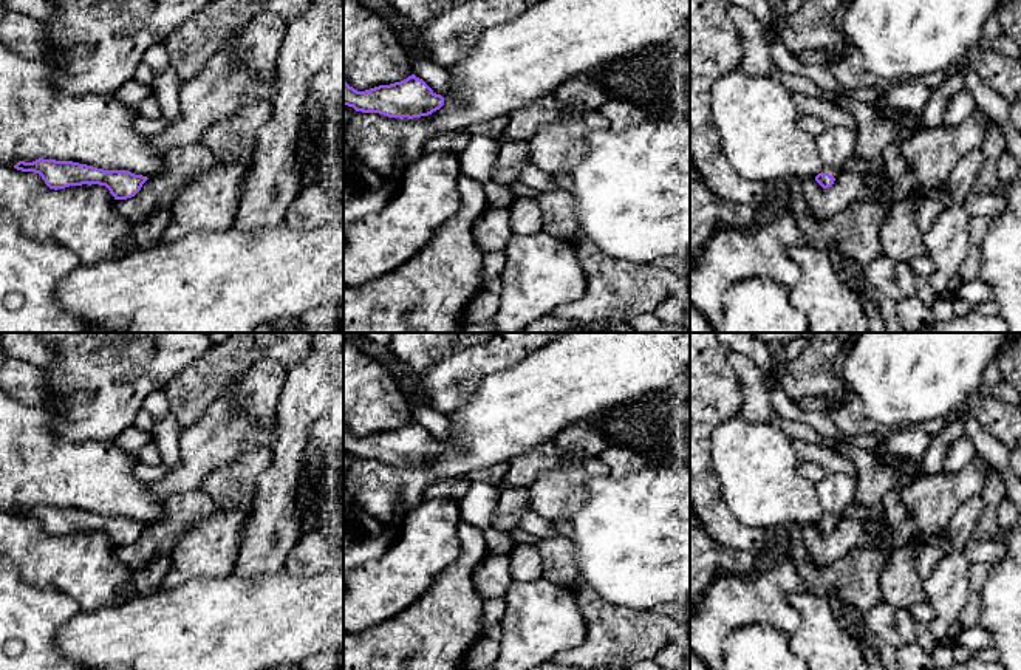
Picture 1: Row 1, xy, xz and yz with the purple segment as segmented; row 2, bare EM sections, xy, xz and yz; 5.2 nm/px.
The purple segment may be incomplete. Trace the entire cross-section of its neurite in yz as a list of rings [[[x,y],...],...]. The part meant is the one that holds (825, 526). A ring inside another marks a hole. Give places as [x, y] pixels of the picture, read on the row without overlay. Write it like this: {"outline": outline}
{"outline": [[[831,472],[828,477],[815,483],[817,495],[823,509],[821,518],[815,528],[828,535],[834,531],[845,508],[854,500],[855,480],[845,473]]]}

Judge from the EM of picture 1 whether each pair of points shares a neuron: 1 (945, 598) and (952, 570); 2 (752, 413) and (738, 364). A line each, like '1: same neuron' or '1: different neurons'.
1: same neuron
2: same neuron

